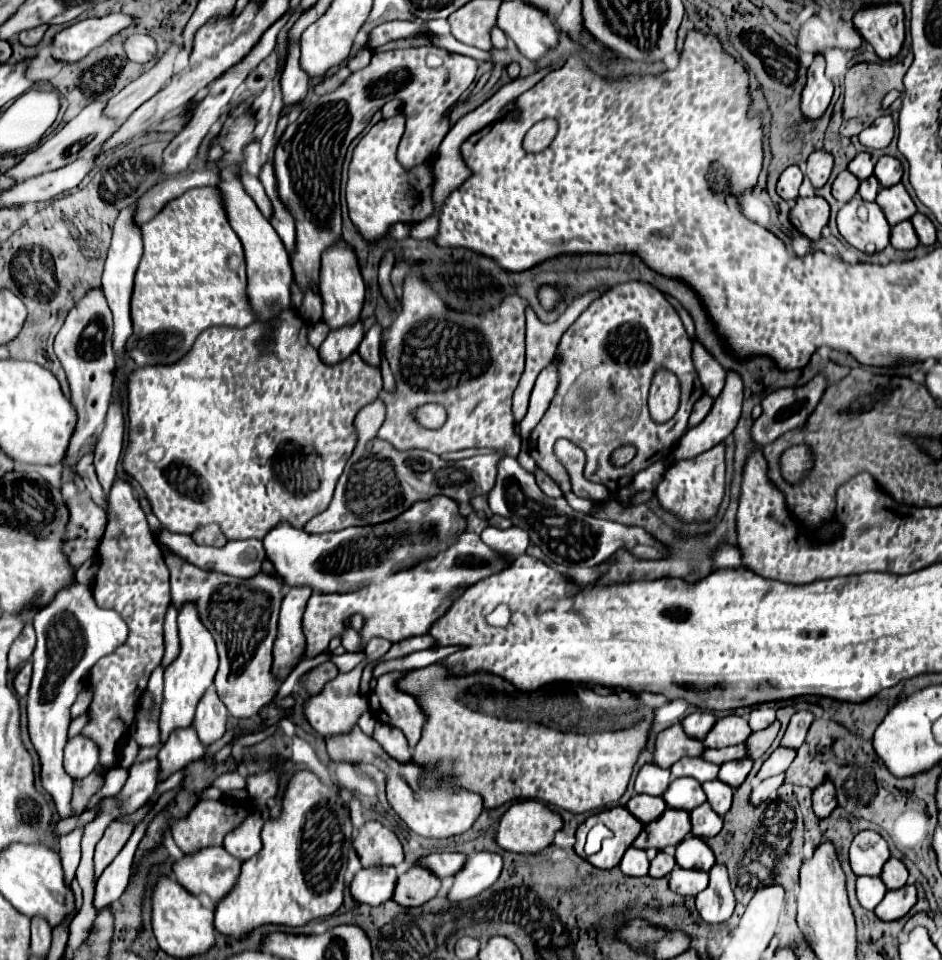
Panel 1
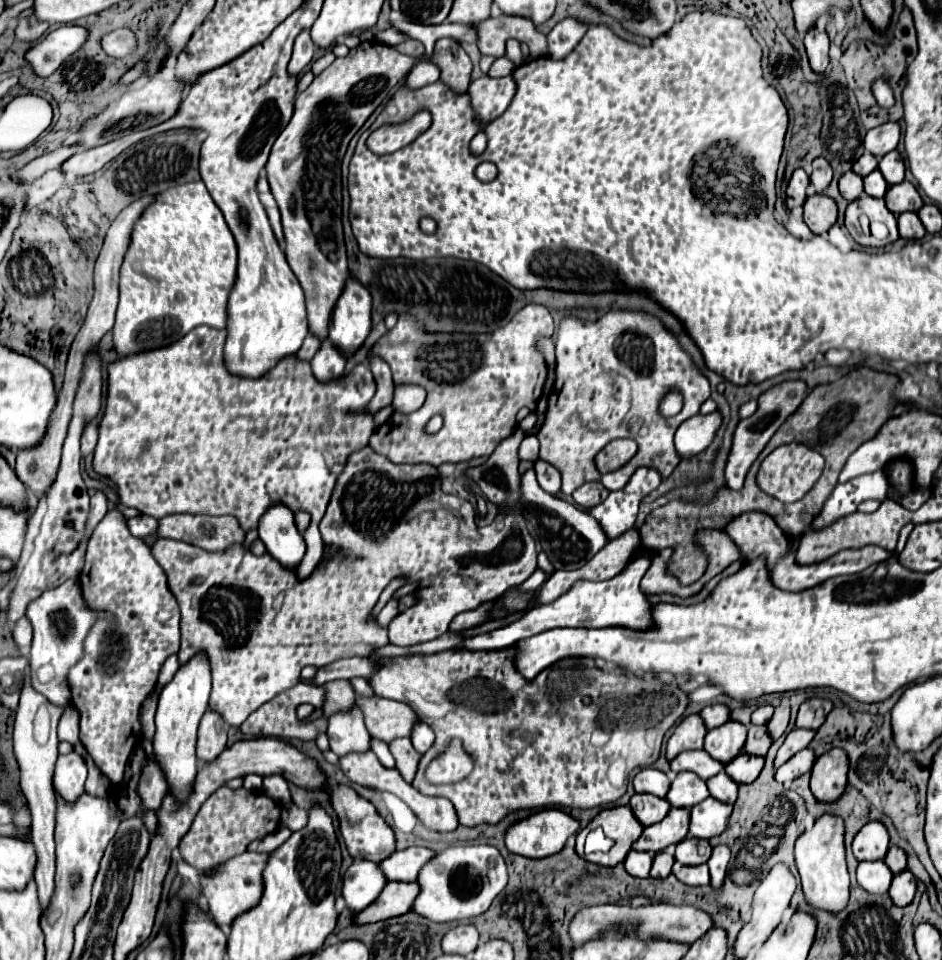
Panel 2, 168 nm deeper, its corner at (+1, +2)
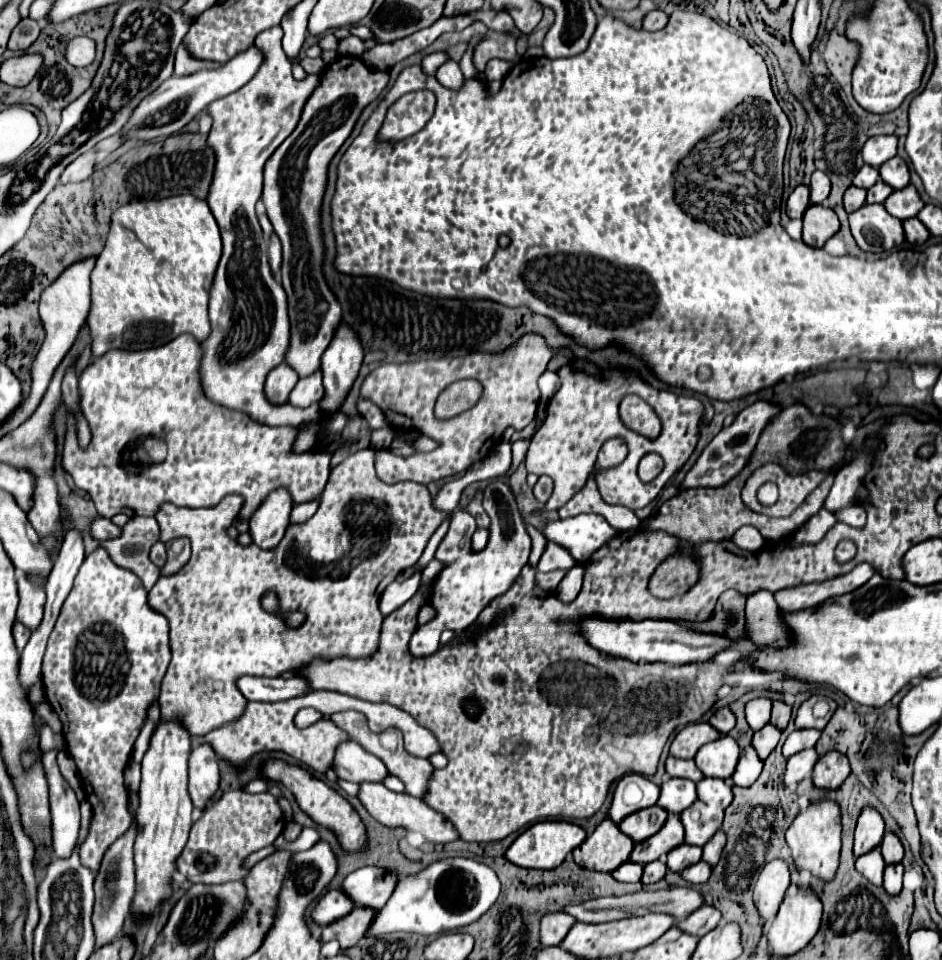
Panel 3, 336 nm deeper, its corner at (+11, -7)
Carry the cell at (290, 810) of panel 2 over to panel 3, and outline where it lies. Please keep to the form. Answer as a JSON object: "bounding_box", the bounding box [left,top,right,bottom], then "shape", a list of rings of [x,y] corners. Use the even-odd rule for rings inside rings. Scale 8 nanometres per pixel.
{"bounding_box":[274,828,320,852],"shape":[[[302,828],[302,832],[298,834],[298,838],[296,840],[292,840],[292,842],[280,842],[280,840],[276,840],[274,842],[274,848],[276,850],[284,850],[284,852],[300,852],[300,850],[308,850],[310,846],[314,846],[316,842],[320,840],[320,836],[318,836],[318,832],[316,830],[312,830],[312,828]]]}

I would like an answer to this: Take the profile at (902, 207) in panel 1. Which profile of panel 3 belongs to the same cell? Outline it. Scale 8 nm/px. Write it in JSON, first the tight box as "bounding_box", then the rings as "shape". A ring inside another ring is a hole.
{"bounding_box":[884,186,924,220],"shape":[[[906,186],[900,190],[894,190],[886,200],[884,200],[884,208],[888,214],[892,214],[898,220],[906,220],[906,218],[914,218],[920,208],[924,206],[924,202],[920,200],[920,196],[916,194],[914,186]]]}

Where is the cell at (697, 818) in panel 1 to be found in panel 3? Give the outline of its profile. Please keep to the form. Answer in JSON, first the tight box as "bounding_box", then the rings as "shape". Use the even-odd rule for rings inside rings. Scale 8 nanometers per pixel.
{"bounding_box":[680,800,724,846],"shape":[[[696,800],[688,810],[680,814],[680,820],[686,828],[686,844],[704,846],[722,826],[724,810],[710,808],[708,804]]]}

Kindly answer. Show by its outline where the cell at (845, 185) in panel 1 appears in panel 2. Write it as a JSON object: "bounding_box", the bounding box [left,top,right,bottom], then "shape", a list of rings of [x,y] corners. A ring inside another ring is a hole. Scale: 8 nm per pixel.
{"bounding_box":[840,171,864,201],"shape":[[[848,171],[844,177],[840,177],[840,193],[846,201],[854,201],[858,199],[862,193],[864,193],[864,183],[862,183],[862,177],[858,177],[854,171]]]}

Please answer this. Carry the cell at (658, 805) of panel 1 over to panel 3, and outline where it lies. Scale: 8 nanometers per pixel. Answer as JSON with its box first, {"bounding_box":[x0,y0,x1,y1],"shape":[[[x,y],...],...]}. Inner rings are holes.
{"bounding_box":[620,806,668,842],"shape":[[[660,806],[644,808],[640,812],[628,814],[620,822],[620,830],[624,834],[628,834],[634,842],[642,842],[642,840],[650,838],[652,834],[656,834],[664,826],[666,816],[668,816],[668,812],[664,808],[660,808]]]}

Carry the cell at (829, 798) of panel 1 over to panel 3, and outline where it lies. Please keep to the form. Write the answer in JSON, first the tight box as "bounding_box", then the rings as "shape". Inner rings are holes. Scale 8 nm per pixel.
{"bounding_box":[812,752,850,790],"shape":[[[828,752],[816,762],[812,782],[816,788],[836,790],[848,778],[848,774],[850,774],[848,758],[844,758],[844,754],[840,752]]]}

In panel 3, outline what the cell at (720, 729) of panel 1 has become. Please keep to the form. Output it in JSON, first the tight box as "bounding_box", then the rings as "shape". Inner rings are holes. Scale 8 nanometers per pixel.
{"bounding_box":[694,734,738,778],"shape":[[[724,734],[720,736],[716,742],[708,742],[704,744],[694,760],[696,760],[696,766],[702,770],[704,776],[710,776],[710,778],[730,778],[734,768],[736,768],[736,762],[738,762],[738,744],[732,736]]]}

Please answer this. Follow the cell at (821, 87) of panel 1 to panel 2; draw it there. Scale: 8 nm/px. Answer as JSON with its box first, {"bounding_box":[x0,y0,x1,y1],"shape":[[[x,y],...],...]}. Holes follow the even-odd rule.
{"bounding_box":[804,25,828,73],"shape":[[[816,25],[812,29],[808,29],[808,33],[804,35],[804,45],[806,45],[806,53],[810,59],[810,67],[816,73],[822,73],[828,67],[828,33],[824,29],[818,29]]]}

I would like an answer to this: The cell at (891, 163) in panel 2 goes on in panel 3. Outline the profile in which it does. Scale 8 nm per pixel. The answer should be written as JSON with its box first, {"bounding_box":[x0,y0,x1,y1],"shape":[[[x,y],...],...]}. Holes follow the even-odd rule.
{"bounding_box":[880,156,910,190],"shape":[[[894,156],[890,158],[888,162],[884,162],[880,168],[880,178],[894,190],[900,190],[904,186],[908,186],[908,180],[910,180],[910,174],[908,174],[908,166],[904,164],[902,158]]]}

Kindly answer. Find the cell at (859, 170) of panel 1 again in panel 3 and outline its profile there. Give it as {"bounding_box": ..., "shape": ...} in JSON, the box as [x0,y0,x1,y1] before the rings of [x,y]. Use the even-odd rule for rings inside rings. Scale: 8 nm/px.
{"bounding_box":[852,164,878,188],"shape":[[[864,164],[864,166],[858,170],[858,174],[854,176],[852,184],[854,184],[856,188],[870,188],[876,180],[878,180],[878,170],[872,168],[872,166],[868,166],[868,164]]]}

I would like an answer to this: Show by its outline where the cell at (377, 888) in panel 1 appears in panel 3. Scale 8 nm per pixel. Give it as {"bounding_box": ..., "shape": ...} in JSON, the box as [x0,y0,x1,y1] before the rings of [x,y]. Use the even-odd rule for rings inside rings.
{"bounding_box":[312,888,356,924],"shape":[[[338,888],[338,890],[326,892],[326,896],[316,904],[316,908],[312,912],[312,918],[318,924],[332,924],[338,918],[344,918],[346,914],[350,914],[354,908],[356,906],[350,900],[350,896],[342,888]]]}

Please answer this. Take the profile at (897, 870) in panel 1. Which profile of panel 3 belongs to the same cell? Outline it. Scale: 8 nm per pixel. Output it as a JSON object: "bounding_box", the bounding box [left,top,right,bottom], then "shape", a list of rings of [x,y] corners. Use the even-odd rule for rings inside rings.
{"bounding_box":[880,832,904,864],"shape":[[[886,832],[882,844],[880,844],[880,850],[882,850],[882,856],[884,856],[884,862],[886,864],[898,864],[902,862],[902,856],[904,856],[904,848],[898,840],[896,834],[890,834]]]}

